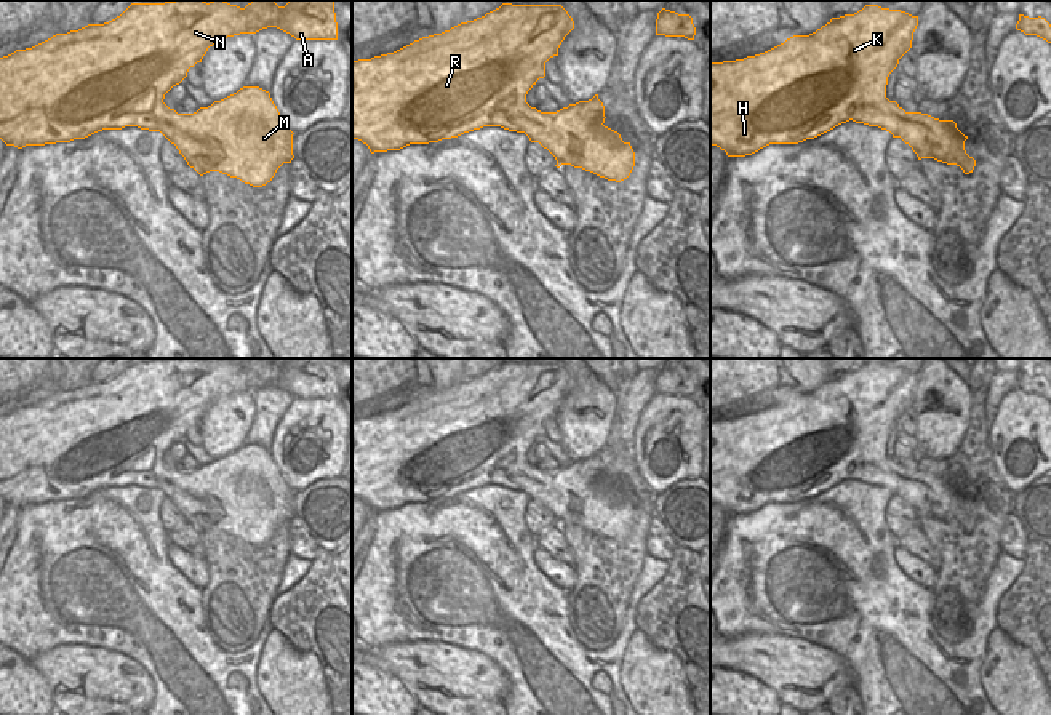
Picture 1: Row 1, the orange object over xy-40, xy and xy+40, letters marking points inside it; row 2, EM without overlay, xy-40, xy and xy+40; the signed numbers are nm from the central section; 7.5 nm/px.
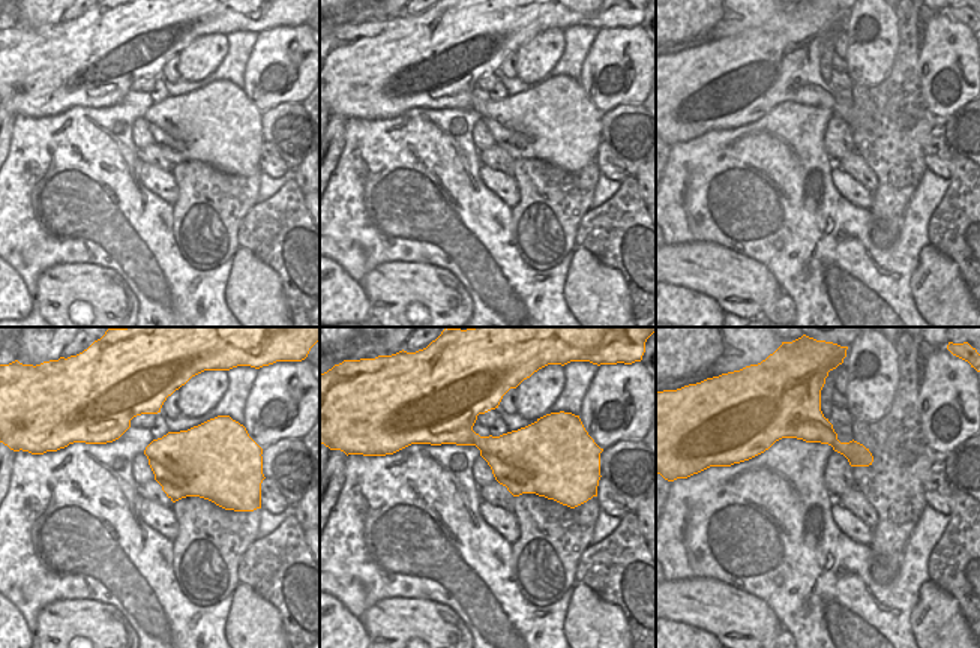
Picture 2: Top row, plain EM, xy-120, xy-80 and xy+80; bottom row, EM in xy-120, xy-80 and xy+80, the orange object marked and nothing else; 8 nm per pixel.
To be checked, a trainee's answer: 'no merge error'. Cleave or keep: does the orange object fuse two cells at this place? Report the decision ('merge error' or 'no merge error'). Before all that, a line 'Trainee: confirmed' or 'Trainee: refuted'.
Trainee: confirmed
no merge error

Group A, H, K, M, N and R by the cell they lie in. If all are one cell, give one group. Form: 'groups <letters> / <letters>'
groups A H K M N R

